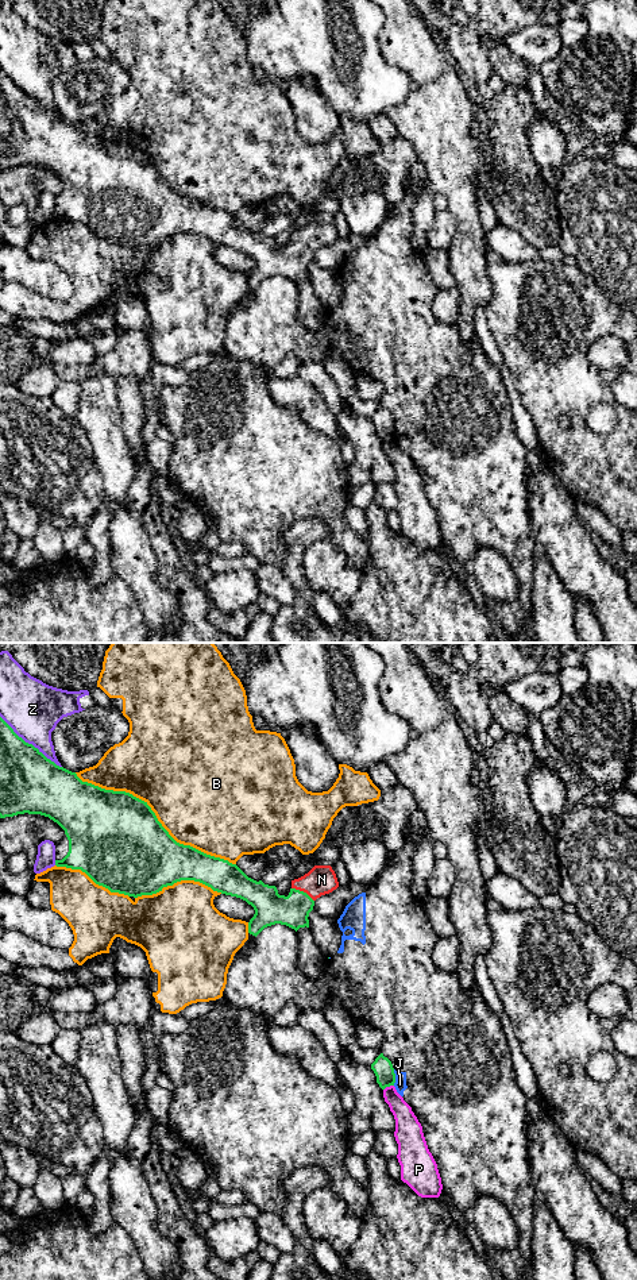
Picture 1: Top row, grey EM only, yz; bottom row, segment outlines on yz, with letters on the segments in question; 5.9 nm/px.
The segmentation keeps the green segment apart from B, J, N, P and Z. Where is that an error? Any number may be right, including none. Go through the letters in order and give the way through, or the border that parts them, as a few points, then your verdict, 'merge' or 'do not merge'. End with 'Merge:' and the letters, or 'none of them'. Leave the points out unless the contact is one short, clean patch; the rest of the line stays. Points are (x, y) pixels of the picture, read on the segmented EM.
B: do not merge
J: do not merge
N: across yz (270, 908), (286, 908), (302, 891), (321, 879) | merge
P: do not merge
Z: do not merge
Merge: N

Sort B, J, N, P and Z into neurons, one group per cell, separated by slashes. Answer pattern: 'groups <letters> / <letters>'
groups B / J / N / P / Z

